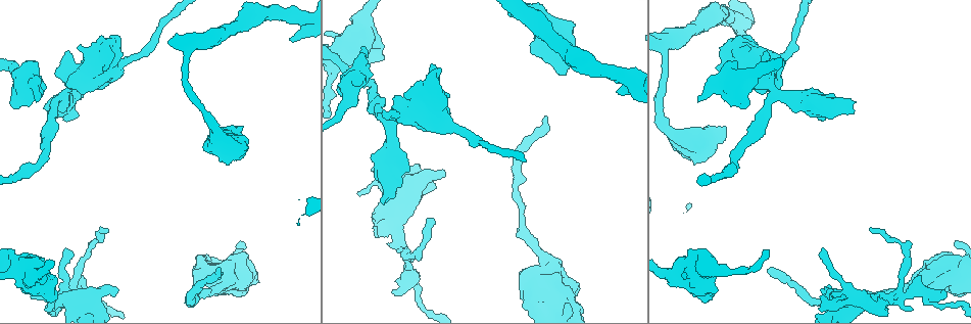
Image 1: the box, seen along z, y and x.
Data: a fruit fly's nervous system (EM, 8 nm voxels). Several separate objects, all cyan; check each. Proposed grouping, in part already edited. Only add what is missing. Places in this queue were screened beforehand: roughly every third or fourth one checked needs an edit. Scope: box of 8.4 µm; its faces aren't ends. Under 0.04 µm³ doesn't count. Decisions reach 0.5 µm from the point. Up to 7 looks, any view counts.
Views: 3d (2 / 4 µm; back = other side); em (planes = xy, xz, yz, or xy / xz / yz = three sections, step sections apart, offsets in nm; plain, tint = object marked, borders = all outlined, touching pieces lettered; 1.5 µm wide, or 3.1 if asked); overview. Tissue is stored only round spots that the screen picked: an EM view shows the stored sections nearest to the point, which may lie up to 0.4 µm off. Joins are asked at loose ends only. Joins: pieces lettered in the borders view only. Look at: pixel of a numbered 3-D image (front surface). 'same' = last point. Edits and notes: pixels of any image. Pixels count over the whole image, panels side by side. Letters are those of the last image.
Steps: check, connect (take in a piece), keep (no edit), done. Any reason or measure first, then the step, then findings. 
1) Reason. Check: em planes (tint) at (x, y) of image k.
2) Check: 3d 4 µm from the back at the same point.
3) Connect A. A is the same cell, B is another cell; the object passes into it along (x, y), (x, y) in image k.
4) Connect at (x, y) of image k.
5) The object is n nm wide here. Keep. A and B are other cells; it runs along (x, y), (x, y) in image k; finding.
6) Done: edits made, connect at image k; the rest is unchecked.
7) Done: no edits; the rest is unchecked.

Branch stops here. Check: 3d 2 µm at (769, 270) of image 1.

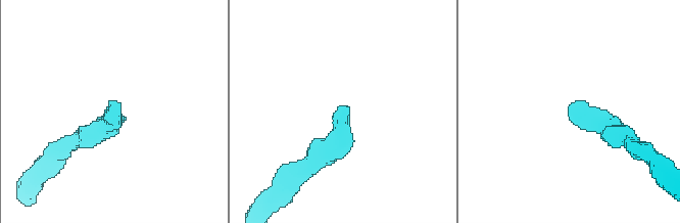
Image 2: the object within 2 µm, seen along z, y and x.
Check: em xz step 4 (plain) at (116, 102) of image 2.

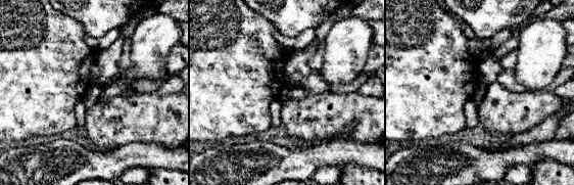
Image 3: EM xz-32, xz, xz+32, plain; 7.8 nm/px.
See the neighbours. Check: em xz step 4 (borders) at the same point.

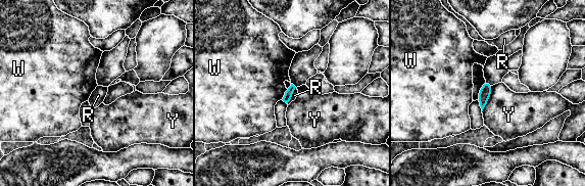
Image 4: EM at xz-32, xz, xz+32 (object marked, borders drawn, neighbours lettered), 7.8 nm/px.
Keep. R, W and Y are other cells; a border runs along (295, 87), (287, 103) in image 4; none of them fits.

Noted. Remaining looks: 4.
Stops while still wide. Check: 3d 4 µm at (854, 113) of image 1.

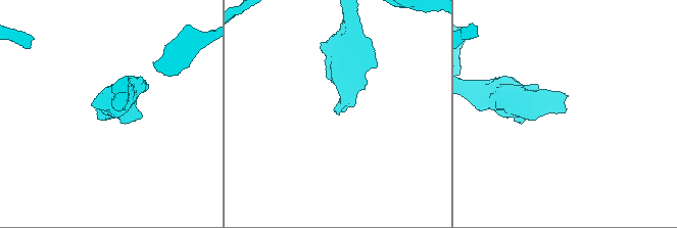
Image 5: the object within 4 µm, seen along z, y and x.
Need the tissue. Check: em planes (borders) at (564, 110) of image 5.

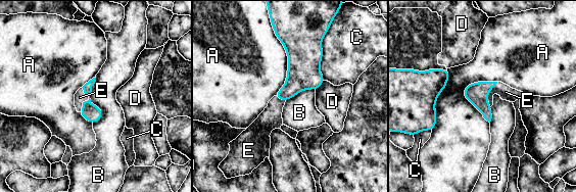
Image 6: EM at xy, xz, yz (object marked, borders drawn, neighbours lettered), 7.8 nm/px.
The longest contact is with B, 380 nm. Connect E. E is the same cell, A, B, C and D are other cells; the object passes into it along (91, 112), (88, 100), (80, 97) in image 6; it goes on there.

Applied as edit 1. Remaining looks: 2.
Check: em planes (borders) at (392, 292) of image 1.

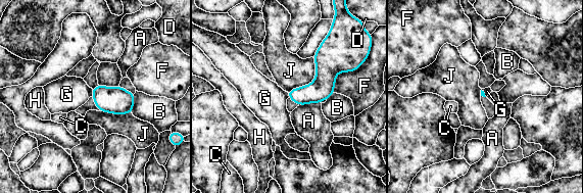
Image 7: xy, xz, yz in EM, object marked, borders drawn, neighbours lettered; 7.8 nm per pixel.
Keep. A, B, C, D, F, G, H and J are other cells; a border runs along (92, 89), (90, 96) in image 7; none of them fits.

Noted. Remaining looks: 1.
Done: edits made, connect at image 6; the rest is unchecked.

